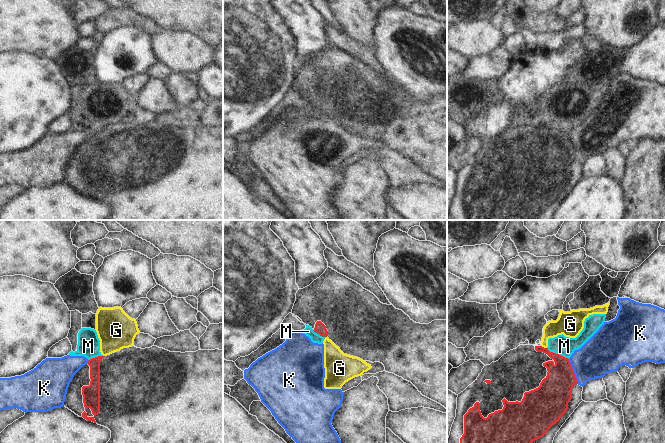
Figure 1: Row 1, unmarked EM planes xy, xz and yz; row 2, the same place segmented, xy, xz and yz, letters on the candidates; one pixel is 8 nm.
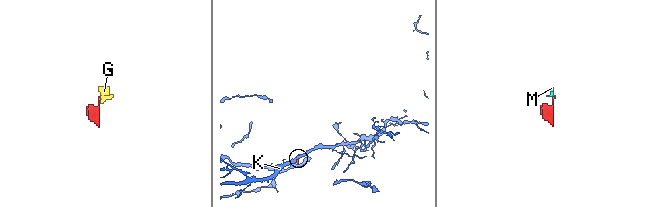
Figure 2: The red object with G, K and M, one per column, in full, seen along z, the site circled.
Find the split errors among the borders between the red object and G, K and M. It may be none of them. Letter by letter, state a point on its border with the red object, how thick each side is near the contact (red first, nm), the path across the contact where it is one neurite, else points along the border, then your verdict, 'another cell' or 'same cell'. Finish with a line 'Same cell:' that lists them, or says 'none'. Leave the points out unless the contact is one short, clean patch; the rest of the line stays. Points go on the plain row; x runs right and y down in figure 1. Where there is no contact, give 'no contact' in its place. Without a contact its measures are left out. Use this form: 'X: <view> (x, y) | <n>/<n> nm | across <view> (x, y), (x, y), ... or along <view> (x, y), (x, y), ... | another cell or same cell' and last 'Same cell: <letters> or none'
G: yz (543, 123) | 170/150 nm | along yz (541, 121), (546, 124) | another cell
K: yz (573, 147) | 280/300 nm | another cell
M: yz (557, 130) | 240/160 nm | along yz (547, 123), (550, 127), (568, 135) | another cell
Same cell: none

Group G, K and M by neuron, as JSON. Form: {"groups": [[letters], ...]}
{"groups": [["G", "K", "M"]]}

